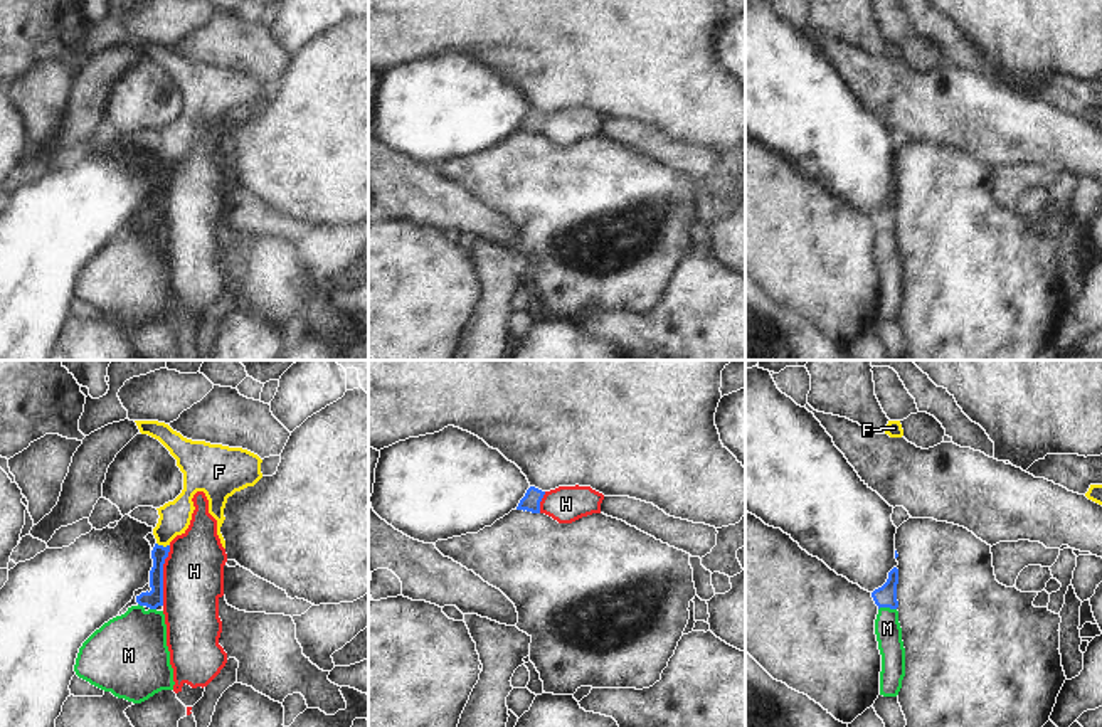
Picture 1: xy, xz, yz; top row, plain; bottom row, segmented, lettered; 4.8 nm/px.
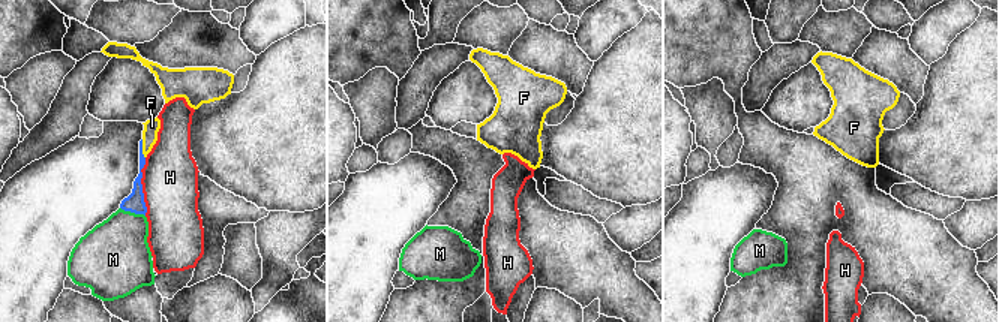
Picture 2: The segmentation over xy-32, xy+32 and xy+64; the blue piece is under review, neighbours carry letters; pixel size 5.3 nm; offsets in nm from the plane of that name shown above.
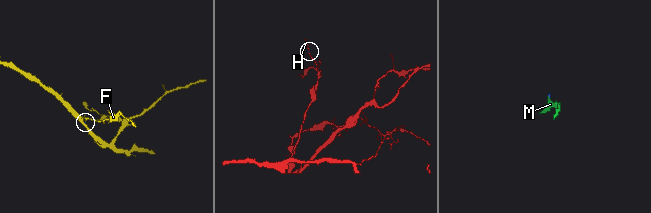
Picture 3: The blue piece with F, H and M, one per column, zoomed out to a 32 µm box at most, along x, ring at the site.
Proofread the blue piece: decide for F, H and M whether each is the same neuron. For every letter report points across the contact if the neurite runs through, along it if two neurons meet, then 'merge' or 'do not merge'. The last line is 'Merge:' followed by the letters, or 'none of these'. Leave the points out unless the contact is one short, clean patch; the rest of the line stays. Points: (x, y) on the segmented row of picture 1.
F: way xy (158, 554), (162, 546), (164, 532), (175, 515); merge
H: border xy (170, 546), (164, 564), (162, 604); do not merge
M: way yz (885, 596), (887, 606), (887, 628); merge
Merge: F, M

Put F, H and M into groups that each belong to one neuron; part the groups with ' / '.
F M / H

